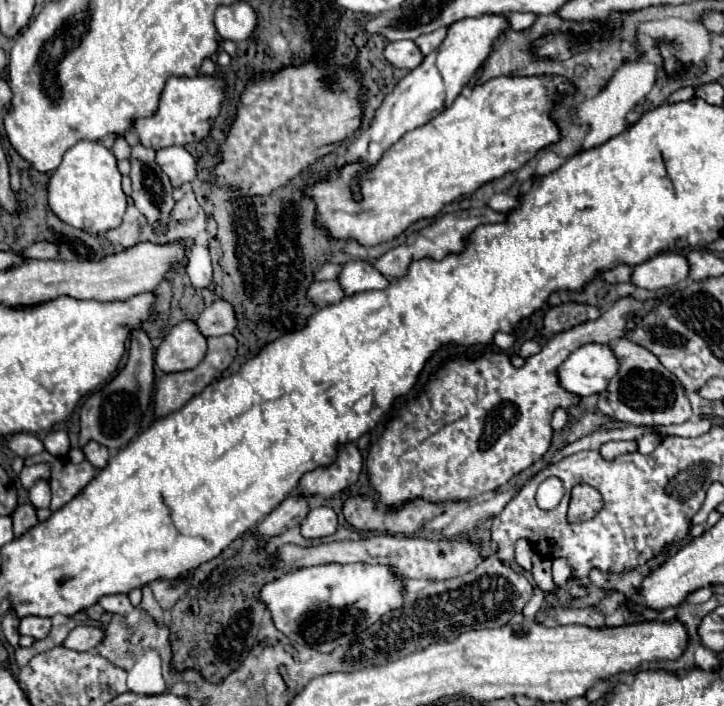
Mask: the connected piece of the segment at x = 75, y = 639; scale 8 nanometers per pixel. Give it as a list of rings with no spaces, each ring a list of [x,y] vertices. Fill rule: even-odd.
[[[78,626],[70,636],[64,640],[62,646],[72,648],[72,650],[90,650],[94,644],[98,644],[98,636],[102,636],[102,628],[92,628],[92,626]]]

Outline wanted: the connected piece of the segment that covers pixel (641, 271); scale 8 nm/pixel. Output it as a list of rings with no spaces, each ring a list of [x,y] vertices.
[[[662,252],[648,262],[632,268],[630,282],[638,288],[656,292],[664,288],[672,288],[678,282],[686,280],[690,274],[690,264],[686,256],[678,252]]]

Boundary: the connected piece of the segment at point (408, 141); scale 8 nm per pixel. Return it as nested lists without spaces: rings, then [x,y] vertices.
[[[560,74],[542,76],[498,76],[484,84],[472,88],[470,96],[458,96],[456,102],[430,124],[406,132],[384,156],[382,160],[360,180],[360,190],[364,200],[354,202],[350,192],[350,180],[364,172],[364,162],[352,162],[344,168],[334,168],[328,172],[326,180],[306,188],[306,194],[316,202],[318,224],[326,226],[332,238],[354,238],[364,246],[374,246],[402,234],[410,224],[420,218],[436,216],[446,204],[458,196],[476,192],[482,184],[514,172],[532,160],[542,148],[556,144],[560,140],[560,128],[552,120],[550,110],[554,106],[552,98],[558,94],[568,94],[574,84]]]

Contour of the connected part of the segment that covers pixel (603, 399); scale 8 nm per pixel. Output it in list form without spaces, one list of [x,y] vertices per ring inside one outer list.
[[[620,338],[610,344],[612,354],[616,356],[620,368],[616,376],[610,380],[608,388],[598,394],[598,410],[606,412],[606,416],[626,422],[626,424],[648,424],[648,426],[668,426],[682,424],[692,418],[692,408],[686,398],[686,392],[678,378],[668,372],[660,360],[640,344],[630,342],[628,338]]]

